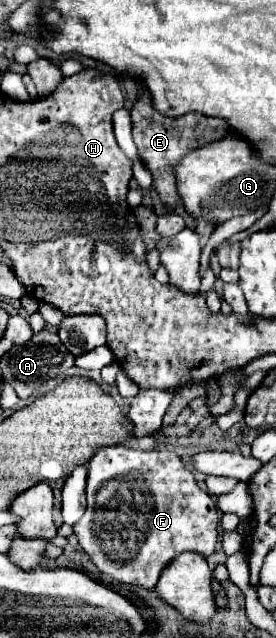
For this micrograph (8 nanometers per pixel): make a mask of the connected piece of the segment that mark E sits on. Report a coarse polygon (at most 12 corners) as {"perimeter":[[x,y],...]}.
{"perimeter":[[138,86],[132,134],[162,202],[176,204],[174,162],[228,134],[224,120],[164,118]]}

